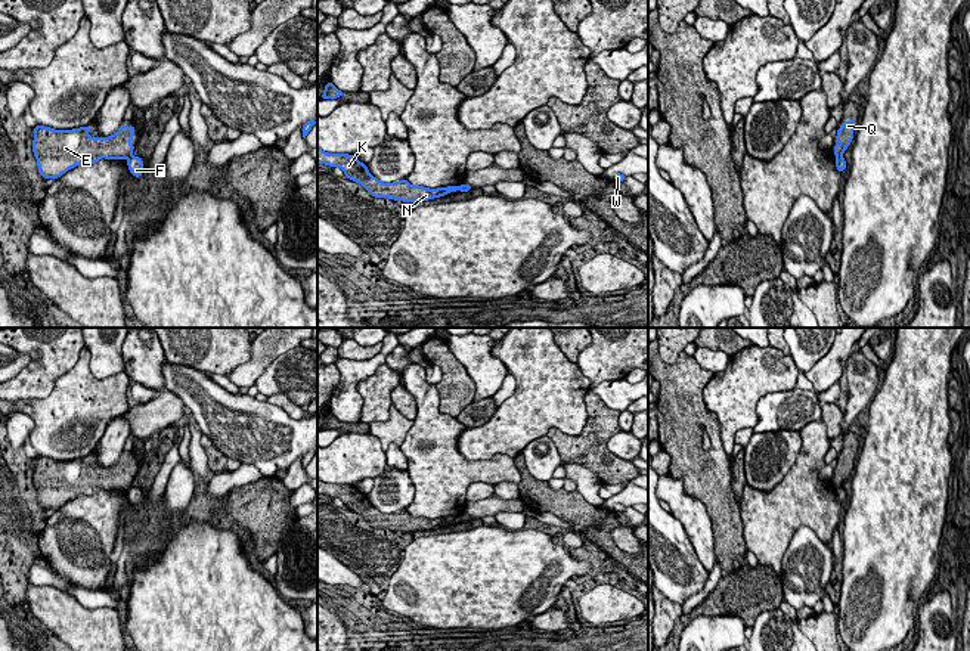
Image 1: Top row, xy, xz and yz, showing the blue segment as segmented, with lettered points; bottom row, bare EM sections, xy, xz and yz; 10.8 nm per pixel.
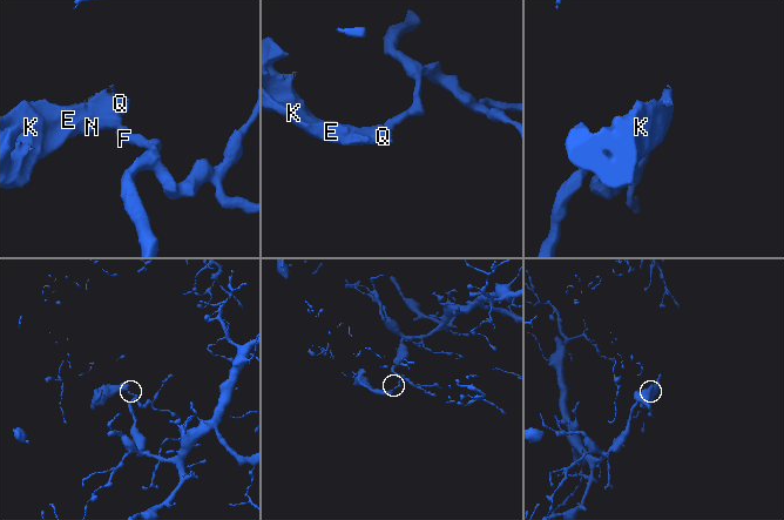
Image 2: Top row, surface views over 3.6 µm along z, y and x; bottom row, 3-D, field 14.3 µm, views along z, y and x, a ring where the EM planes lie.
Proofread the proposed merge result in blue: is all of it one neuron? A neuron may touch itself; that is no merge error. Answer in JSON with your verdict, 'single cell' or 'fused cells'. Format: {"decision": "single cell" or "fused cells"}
{"decision": "fused cells"}

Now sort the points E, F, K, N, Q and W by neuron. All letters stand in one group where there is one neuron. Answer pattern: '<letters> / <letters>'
E K N Q / F W

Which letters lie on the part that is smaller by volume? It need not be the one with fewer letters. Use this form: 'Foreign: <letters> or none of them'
Foreign: E, K, N, Q

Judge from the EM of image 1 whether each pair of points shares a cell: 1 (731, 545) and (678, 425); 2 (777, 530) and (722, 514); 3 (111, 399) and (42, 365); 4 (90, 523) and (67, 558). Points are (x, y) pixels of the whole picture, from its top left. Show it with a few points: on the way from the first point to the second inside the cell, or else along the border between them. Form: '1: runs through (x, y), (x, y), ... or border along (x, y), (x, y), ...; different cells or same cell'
1: runs through (725, 515), (710, 480), (687, 455); same cell
2: border along (738, 502), (743, 541), (747, 549); different cells
3: border along (83, 346), (77, 362), (39, 399); different cells
4: runs through (83, 532), (76, 542), (76, 549); same cell

